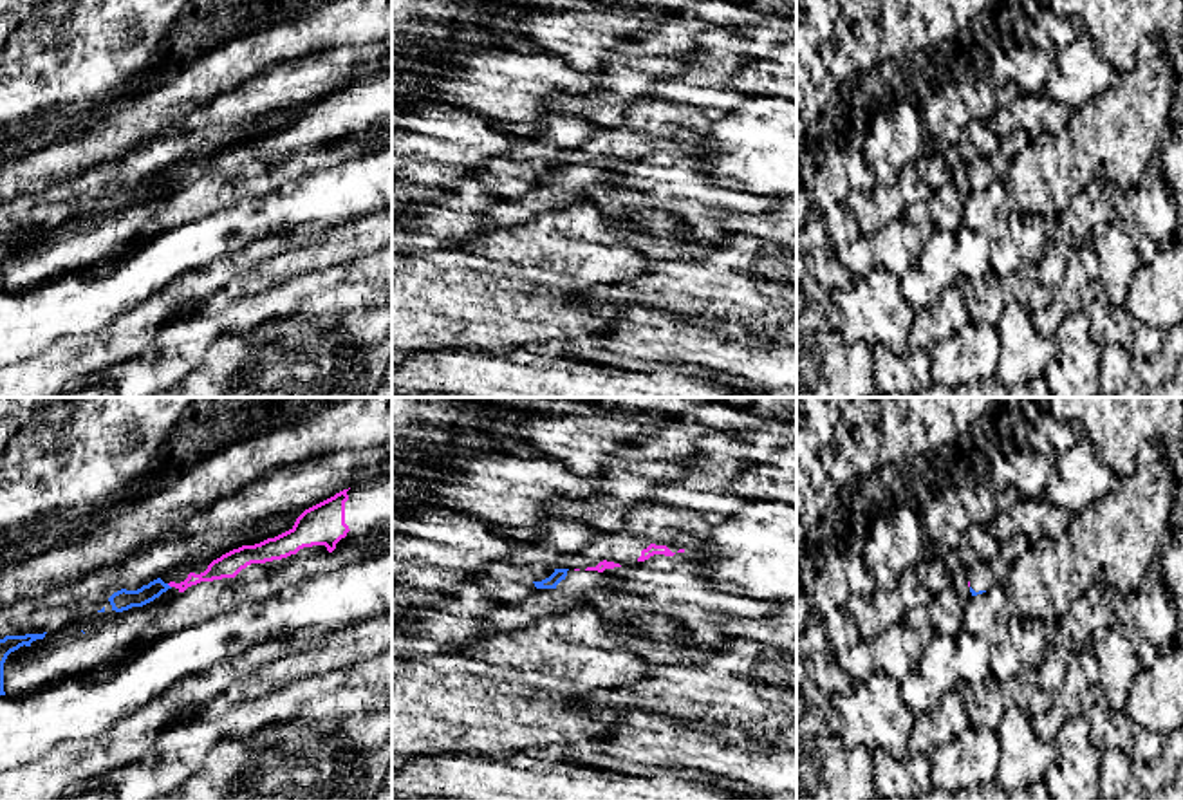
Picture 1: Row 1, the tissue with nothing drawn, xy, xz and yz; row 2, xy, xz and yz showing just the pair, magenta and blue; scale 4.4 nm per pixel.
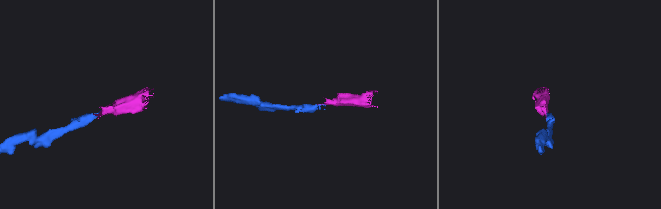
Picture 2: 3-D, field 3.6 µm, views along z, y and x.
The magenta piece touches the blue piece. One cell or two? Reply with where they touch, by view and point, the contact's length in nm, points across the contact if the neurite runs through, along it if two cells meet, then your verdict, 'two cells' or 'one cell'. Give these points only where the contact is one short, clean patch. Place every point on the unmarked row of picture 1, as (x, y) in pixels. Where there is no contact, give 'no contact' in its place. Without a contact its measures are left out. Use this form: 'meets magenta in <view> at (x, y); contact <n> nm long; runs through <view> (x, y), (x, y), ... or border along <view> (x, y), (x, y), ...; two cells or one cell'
no contact; two cells

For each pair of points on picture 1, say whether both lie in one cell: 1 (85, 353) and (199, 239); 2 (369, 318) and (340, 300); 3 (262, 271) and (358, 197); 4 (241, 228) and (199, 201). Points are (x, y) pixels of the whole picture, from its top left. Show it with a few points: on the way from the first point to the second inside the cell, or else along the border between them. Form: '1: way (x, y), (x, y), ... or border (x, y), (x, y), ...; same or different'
1: border (127, 313), (87, 333); different
2: border (353, 311), (311, 322); different
3: border (338, 223), (331, 226); different
4: border (257, 195), (248, 195), (177, 228); different

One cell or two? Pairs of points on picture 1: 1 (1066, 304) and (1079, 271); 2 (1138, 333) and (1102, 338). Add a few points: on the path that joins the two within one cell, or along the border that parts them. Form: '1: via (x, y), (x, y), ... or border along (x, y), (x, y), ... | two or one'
1: via (1068, 297), (1073, 279) | one
2: via (1129, 336), (1111, 336) | one

